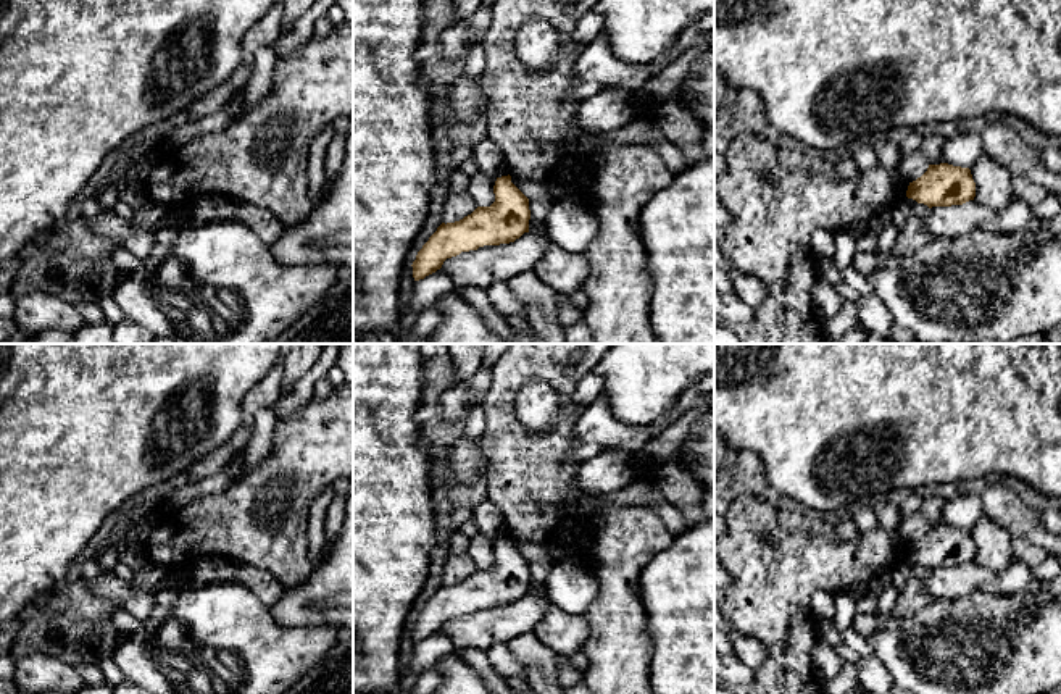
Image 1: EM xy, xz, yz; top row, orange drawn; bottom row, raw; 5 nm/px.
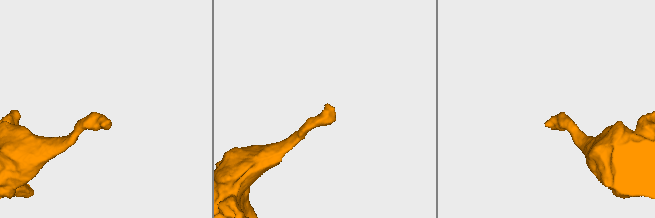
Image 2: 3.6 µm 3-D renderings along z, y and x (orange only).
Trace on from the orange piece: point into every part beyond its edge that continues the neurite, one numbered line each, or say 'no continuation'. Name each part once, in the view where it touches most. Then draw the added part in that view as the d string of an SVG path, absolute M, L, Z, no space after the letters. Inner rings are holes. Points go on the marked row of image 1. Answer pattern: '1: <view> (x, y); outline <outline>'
no continuation

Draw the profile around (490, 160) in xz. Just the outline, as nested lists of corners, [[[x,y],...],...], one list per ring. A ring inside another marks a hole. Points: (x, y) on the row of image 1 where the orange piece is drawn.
[[[489,140],[481,142],[474,147],[472,155],[477,160],[481,173],[485,173],[487,176],[495,179],[510,174],[505,157],[495,144]]]

